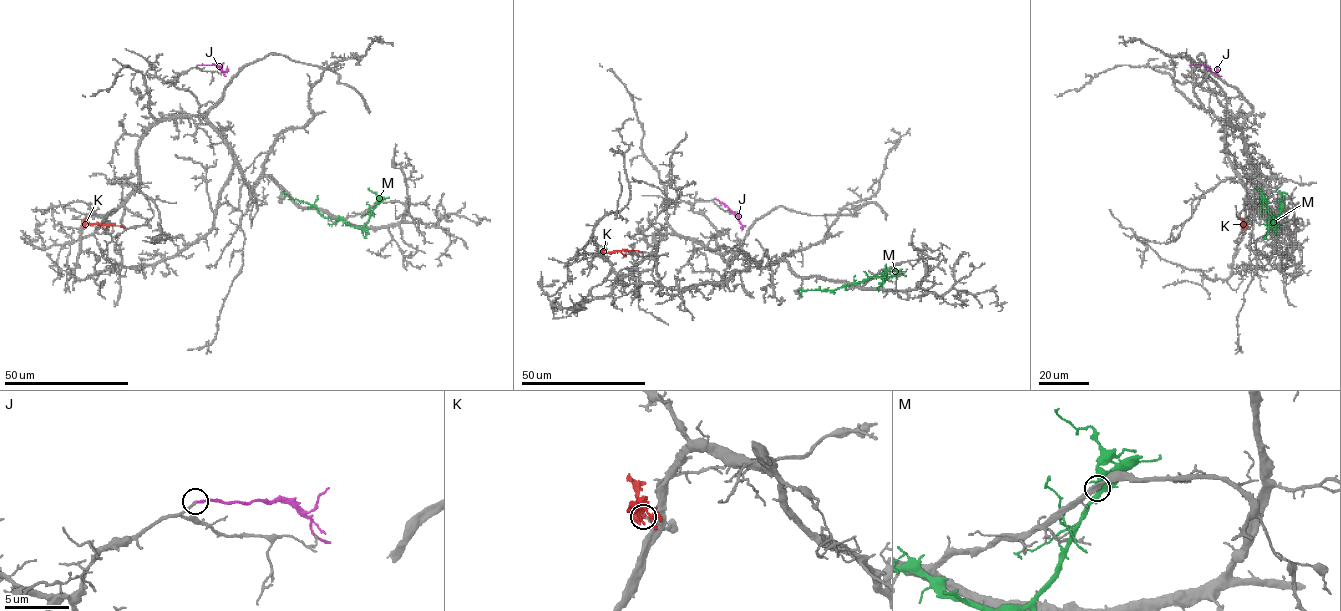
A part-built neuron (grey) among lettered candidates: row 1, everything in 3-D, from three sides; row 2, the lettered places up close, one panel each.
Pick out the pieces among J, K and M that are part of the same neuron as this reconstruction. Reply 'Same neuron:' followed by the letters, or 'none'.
Same neuron: none

